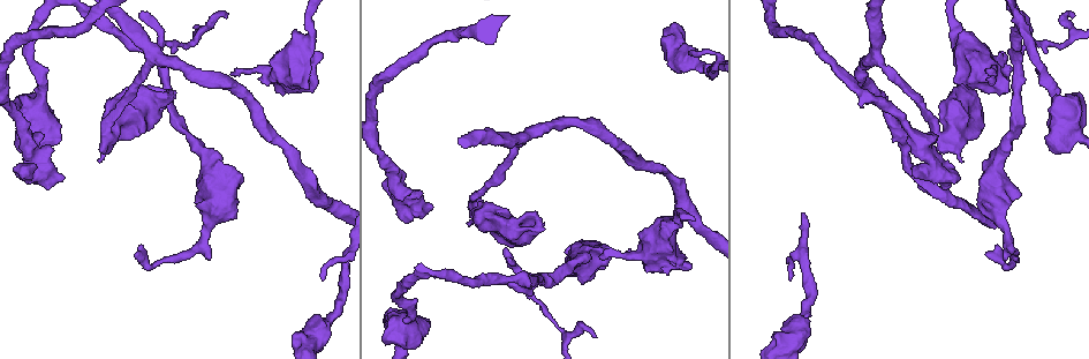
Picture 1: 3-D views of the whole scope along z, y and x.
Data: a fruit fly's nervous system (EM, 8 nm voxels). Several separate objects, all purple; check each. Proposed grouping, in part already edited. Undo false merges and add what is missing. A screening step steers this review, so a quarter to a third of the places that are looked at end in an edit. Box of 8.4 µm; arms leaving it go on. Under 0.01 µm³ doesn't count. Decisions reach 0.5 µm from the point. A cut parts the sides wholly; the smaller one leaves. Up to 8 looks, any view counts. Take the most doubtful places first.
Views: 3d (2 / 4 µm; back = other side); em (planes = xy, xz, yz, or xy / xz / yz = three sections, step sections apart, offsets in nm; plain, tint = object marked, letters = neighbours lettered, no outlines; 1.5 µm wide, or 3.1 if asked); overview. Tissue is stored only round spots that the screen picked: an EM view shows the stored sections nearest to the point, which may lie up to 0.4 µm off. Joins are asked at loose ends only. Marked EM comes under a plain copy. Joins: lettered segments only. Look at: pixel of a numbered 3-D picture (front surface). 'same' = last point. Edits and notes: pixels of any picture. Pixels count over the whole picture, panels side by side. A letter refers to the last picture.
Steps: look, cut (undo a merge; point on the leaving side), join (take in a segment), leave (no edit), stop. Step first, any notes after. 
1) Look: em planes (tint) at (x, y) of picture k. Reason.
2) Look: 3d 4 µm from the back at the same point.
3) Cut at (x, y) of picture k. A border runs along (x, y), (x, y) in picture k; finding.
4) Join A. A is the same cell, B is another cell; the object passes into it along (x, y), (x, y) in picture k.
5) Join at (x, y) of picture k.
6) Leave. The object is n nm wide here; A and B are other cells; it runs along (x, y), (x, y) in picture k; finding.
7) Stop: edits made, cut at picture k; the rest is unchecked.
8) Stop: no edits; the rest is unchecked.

Look: 3d 4 µm at (161, 261) of picture 1. Abrupt turn.

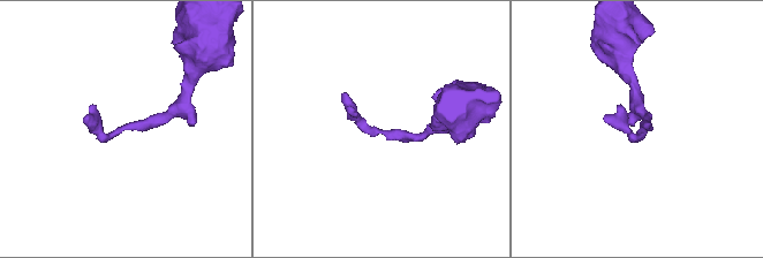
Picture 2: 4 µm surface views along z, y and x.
Look: em planes (tint) at (118, 129) of picture 2. Shape alone is not enough.

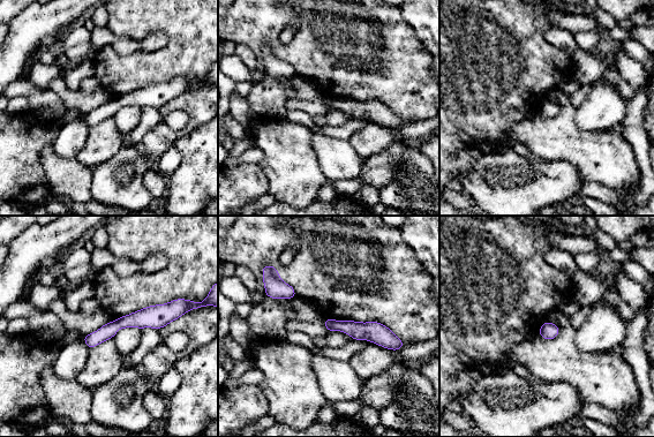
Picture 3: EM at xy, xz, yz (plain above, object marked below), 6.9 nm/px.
Look: em planes (letters) at the same point.

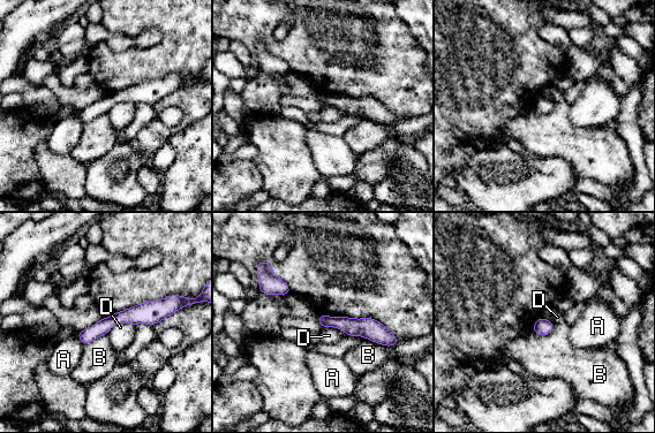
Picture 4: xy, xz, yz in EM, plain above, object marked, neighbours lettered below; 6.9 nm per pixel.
Leave. A, B and D are other cells; it runs along (170, 310), (115, 318), (81, 335) in picture 4; continuous, no second cell.

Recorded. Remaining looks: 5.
Look: 3d 4 µm from the back at (995, 73) of picture 1. An open end.

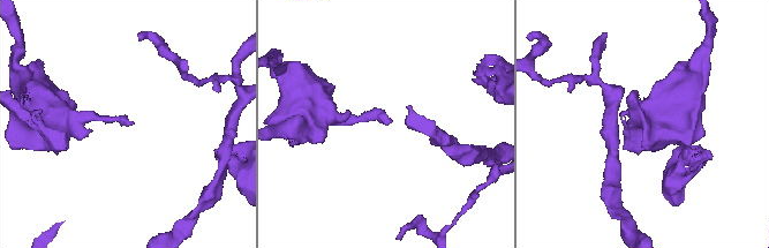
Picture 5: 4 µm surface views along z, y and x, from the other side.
Look: em planes (tint) at (390, 118) of picture 5. Need the tissue.

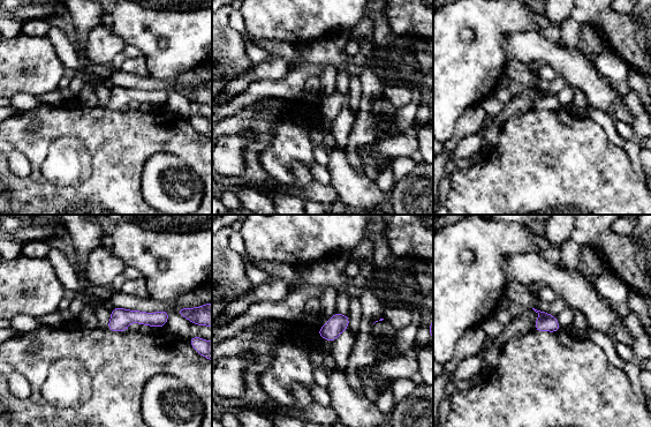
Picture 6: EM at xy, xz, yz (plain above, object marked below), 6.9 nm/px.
Look: em planes (letters) at the same point. See the neighbours.

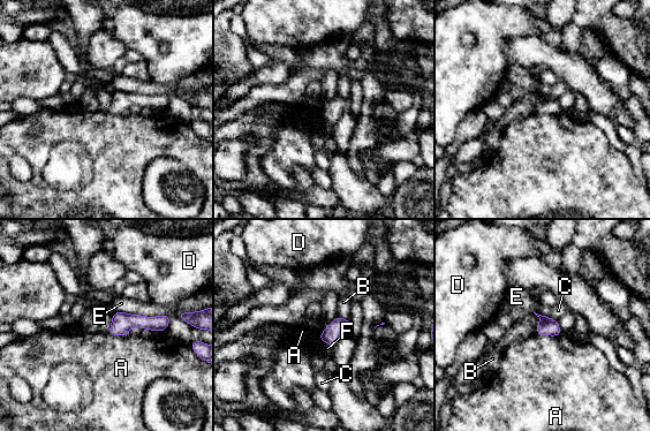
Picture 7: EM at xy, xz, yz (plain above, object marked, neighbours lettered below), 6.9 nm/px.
Leave. A, B, C, D, E and F are other cells; it runs along (166, 318), (123, 322), (112, 331) in picture 7; no lettered segment goes on from it.

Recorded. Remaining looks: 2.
Look: 3d 2 µm at (536, 220) of picture 1. Touches itself.

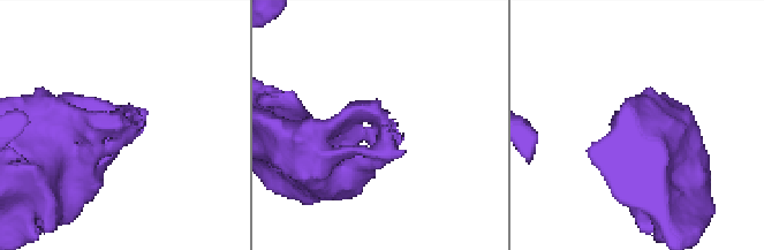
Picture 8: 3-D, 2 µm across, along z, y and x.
Look: em planes (letters) at (120, 135) of picture 8. Need the tissue.

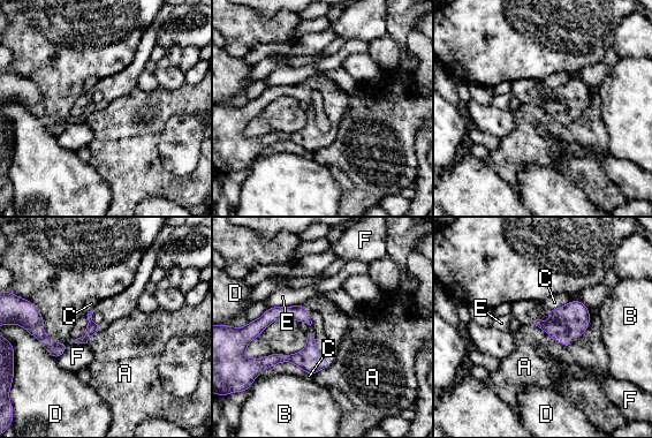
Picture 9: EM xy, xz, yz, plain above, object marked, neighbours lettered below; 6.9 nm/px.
Leave. A, B, C, D, E and F are other cells; a border runs along (590, 314), (589, 326), (577, 339) in picture 9; one cell here.

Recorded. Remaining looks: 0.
Stop: no edits; the rest is unchecked.

